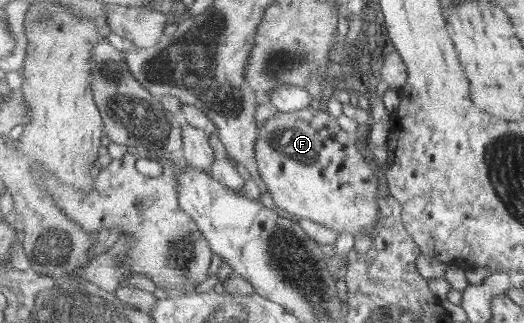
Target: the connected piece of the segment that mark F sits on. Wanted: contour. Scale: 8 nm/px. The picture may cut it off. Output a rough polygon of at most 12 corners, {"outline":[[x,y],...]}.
{"outline":[[327,111],[270,117],[254,149],[275,205],[373,236],[379,180]]}

